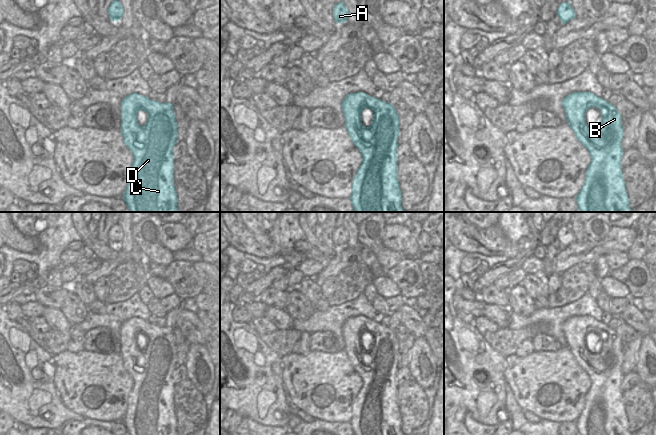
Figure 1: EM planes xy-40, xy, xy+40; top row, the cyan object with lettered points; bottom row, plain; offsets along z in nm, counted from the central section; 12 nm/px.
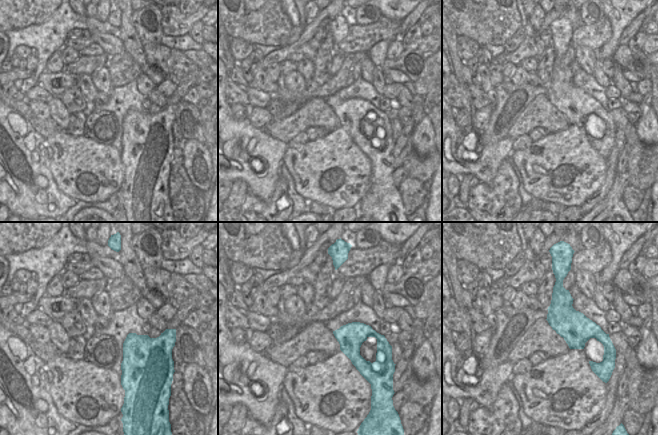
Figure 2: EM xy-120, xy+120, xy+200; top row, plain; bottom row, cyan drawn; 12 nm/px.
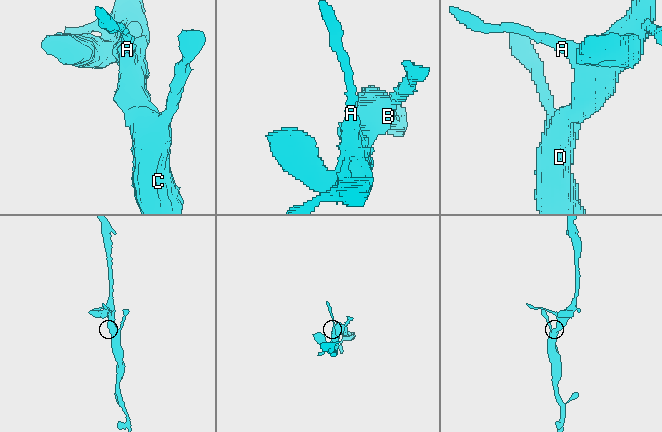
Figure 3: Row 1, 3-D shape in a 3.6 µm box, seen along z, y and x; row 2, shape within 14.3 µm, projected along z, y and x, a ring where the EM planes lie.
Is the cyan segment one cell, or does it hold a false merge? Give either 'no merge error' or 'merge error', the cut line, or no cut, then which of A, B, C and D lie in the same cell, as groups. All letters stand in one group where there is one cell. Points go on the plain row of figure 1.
no merge error | no cut | A B C D

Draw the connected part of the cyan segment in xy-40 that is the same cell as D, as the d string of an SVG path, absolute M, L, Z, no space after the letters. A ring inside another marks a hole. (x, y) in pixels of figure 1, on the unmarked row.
M132 317L121 325L120 353L123 367L134 380L122 421L127 432L130 435L179 435L174 410L173 373L177 367L177 346L173 328L160 327L138 317ZM140 334L147 337L144 350L137 346Z

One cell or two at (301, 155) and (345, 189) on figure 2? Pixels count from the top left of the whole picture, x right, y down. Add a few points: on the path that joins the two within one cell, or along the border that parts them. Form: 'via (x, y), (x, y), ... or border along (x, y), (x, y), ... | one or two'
via (316, 165), (336, 165), (345, 174) | one

